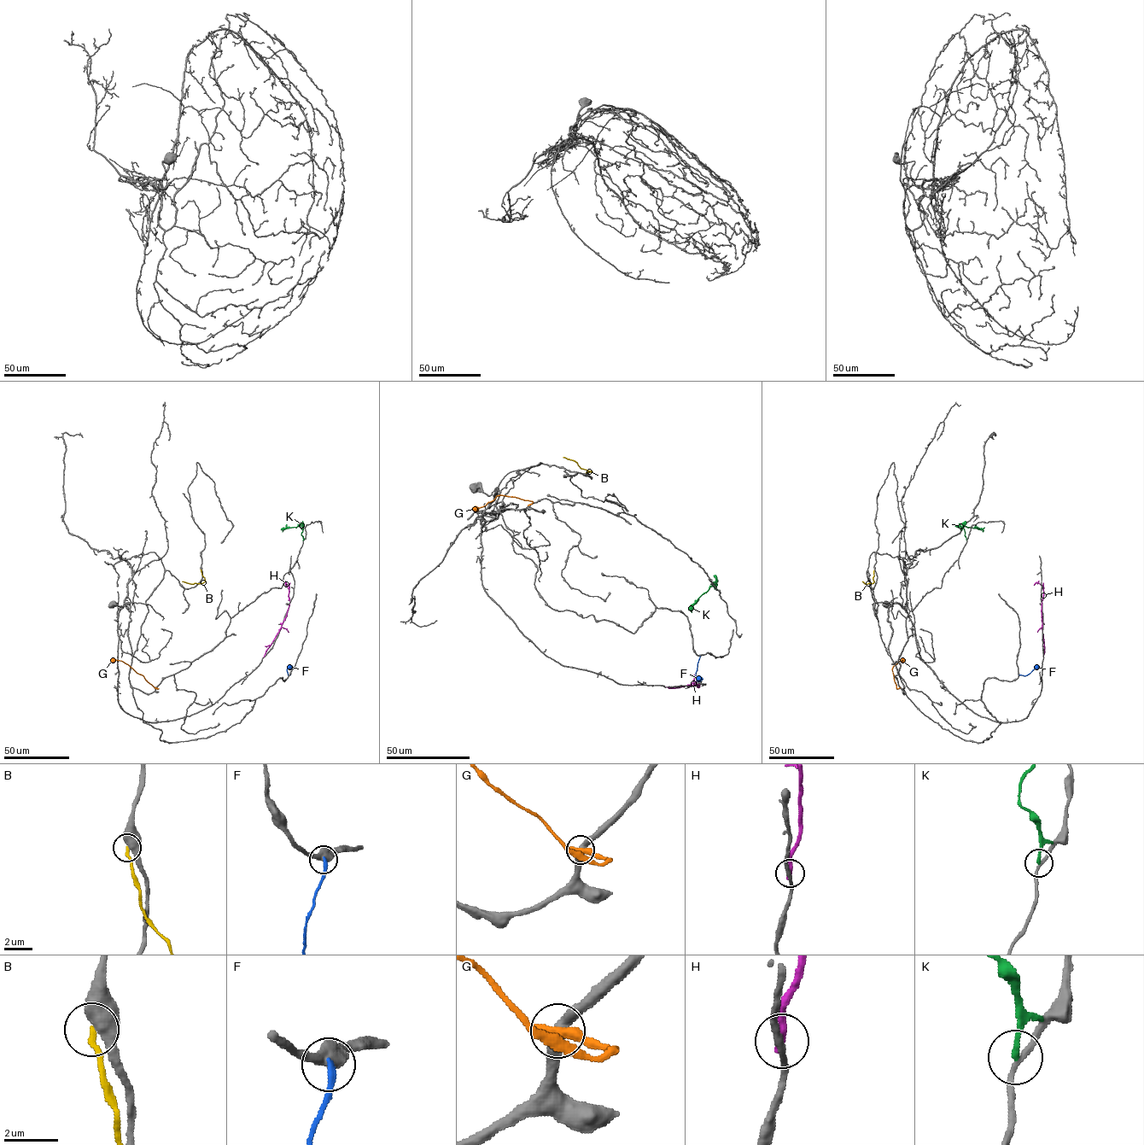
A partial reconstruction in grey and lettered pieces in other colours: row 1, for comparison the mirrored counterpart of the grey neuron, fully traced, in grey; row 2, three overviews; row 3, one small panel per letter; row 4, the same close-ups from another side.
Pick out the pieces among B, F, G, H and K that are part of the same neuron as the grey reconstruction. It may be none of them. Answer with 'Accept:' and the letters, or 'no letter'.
Accept: no letter

